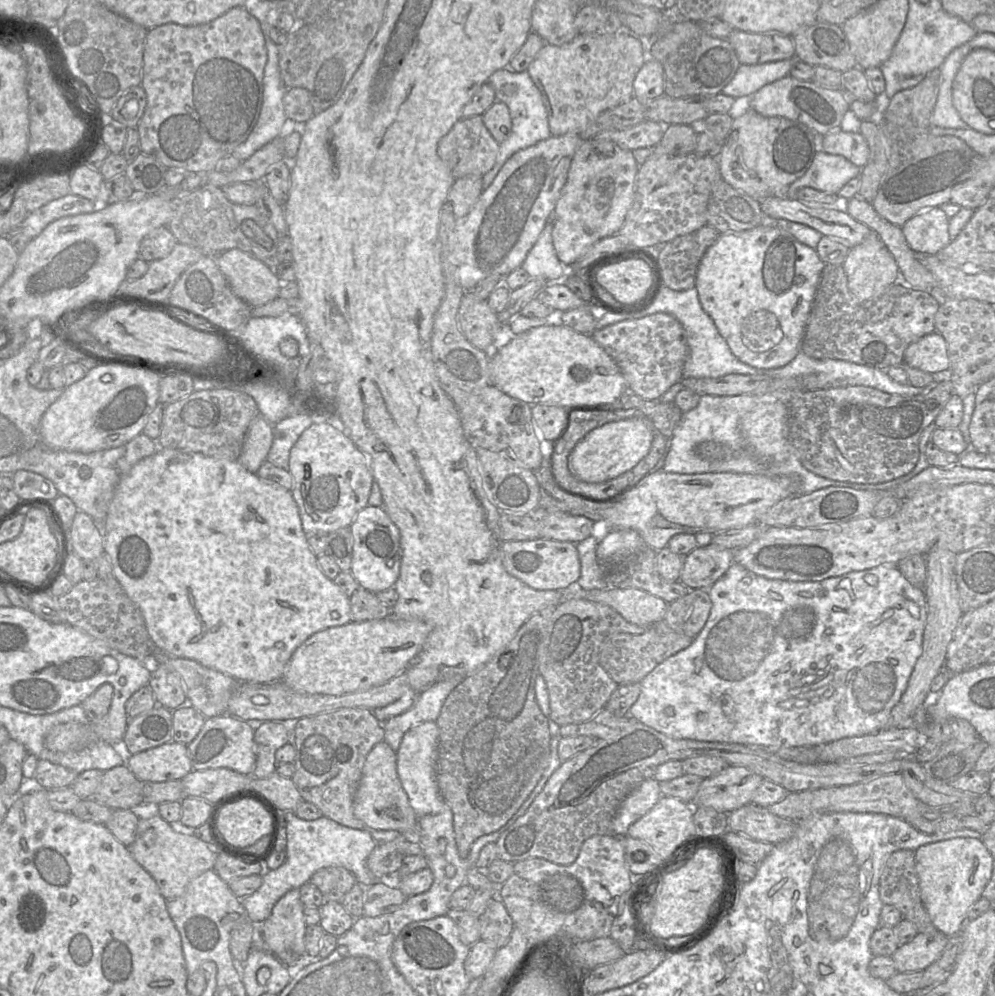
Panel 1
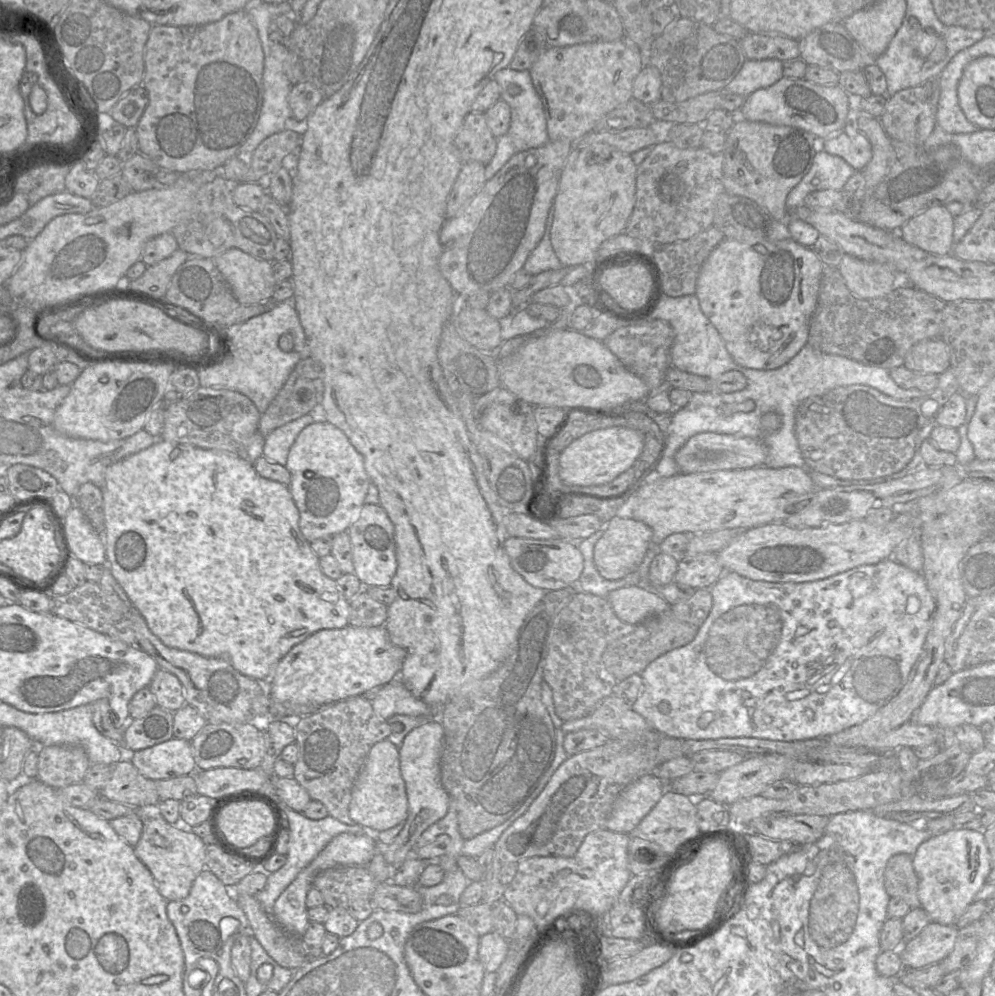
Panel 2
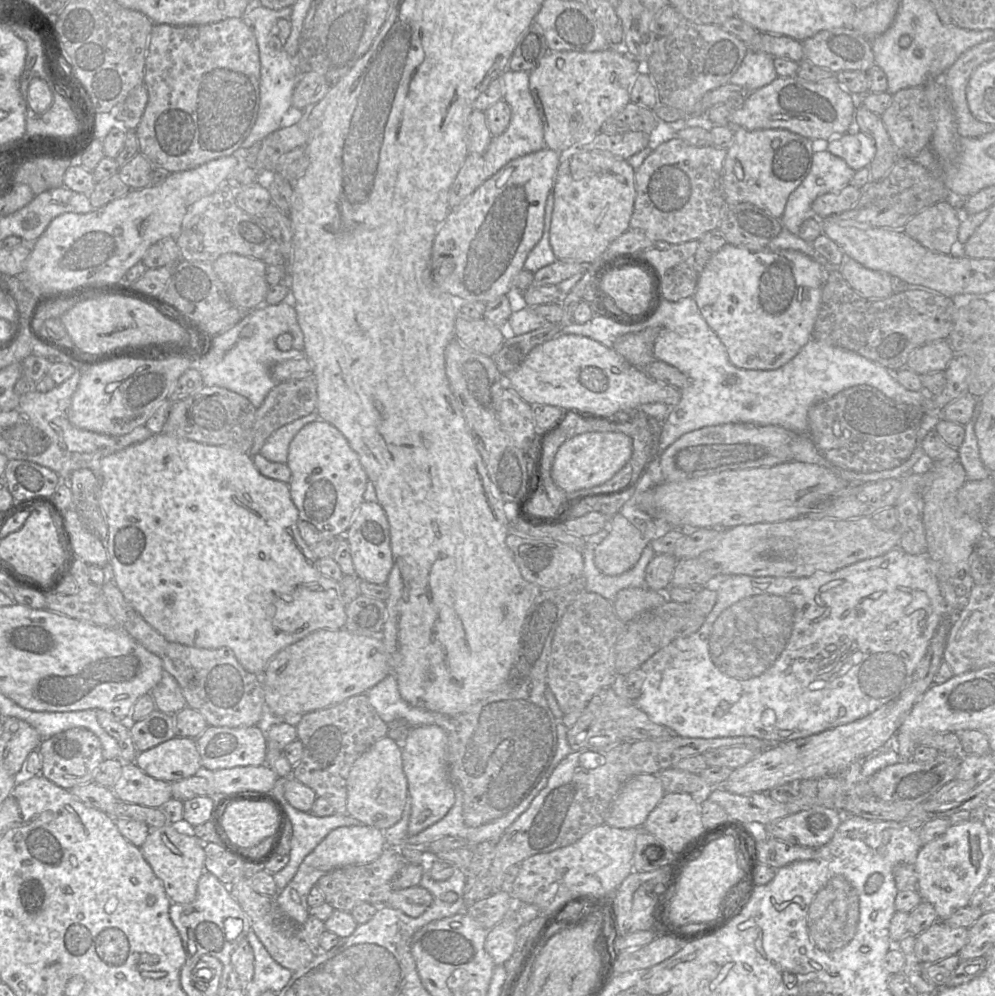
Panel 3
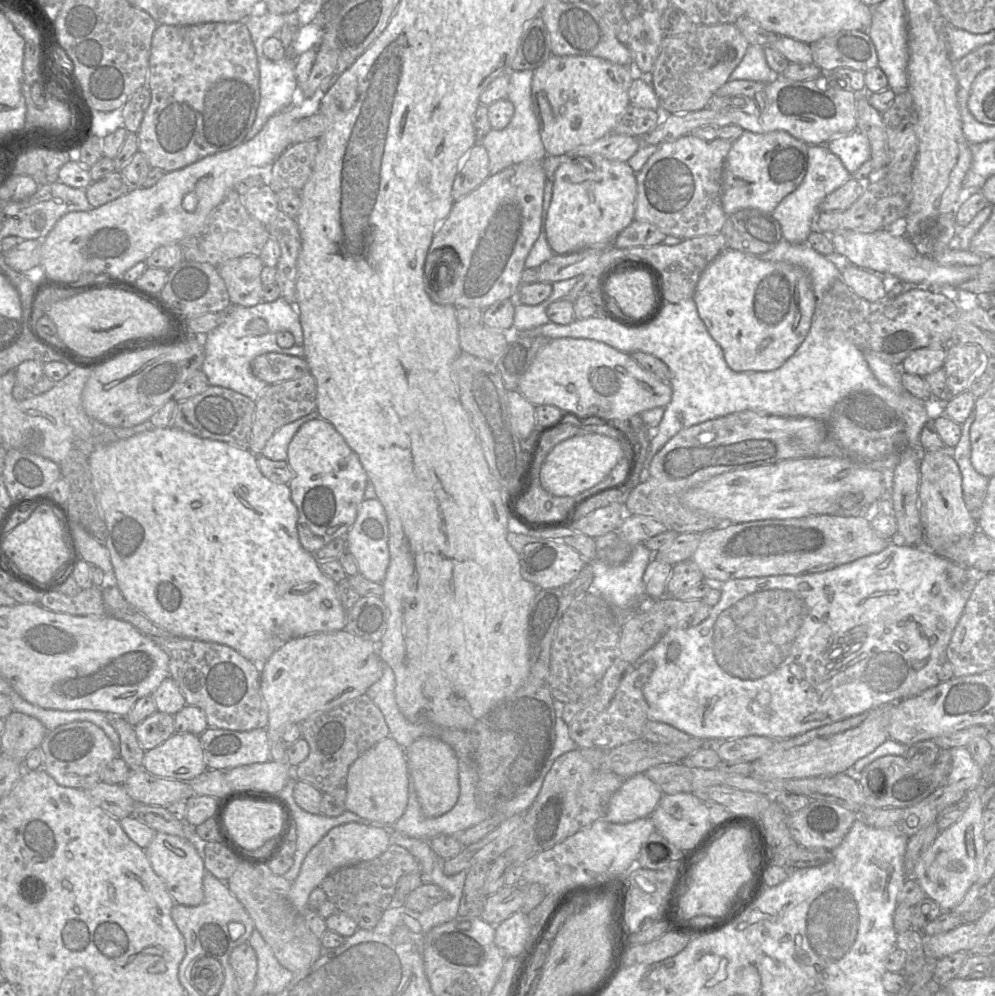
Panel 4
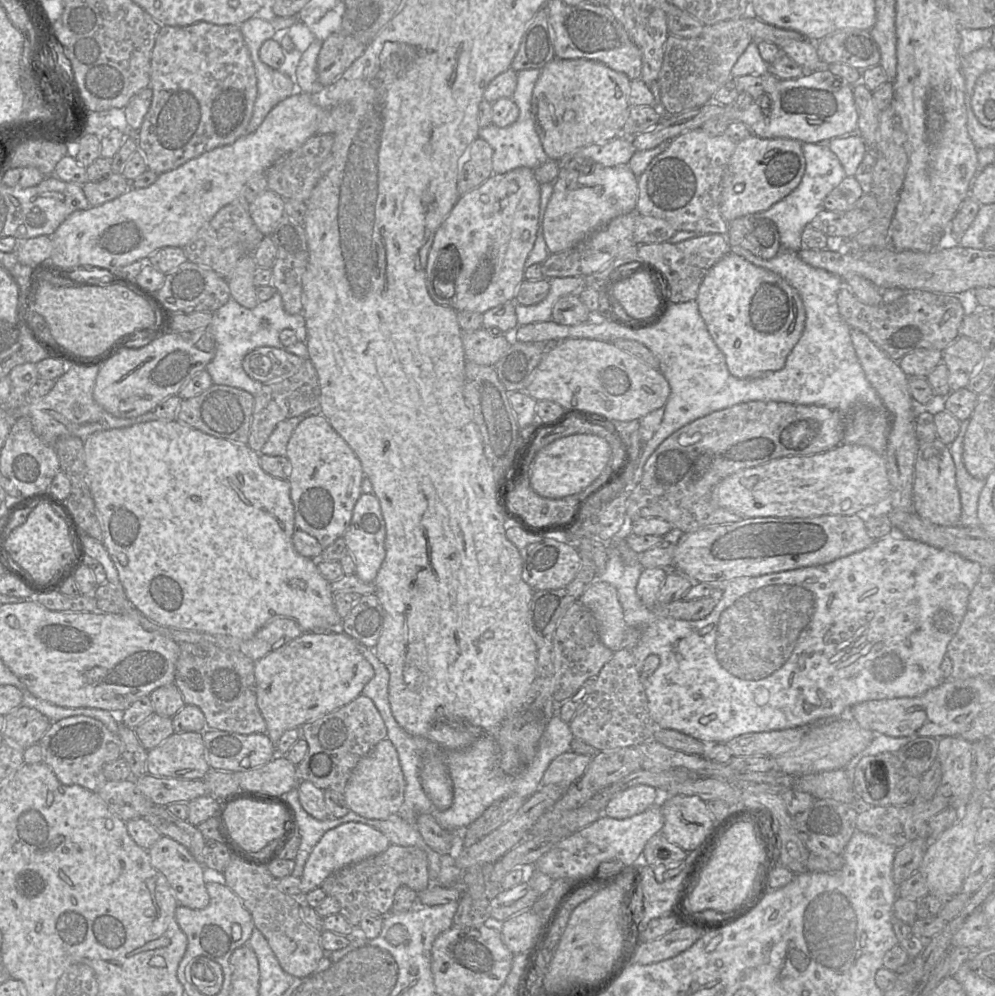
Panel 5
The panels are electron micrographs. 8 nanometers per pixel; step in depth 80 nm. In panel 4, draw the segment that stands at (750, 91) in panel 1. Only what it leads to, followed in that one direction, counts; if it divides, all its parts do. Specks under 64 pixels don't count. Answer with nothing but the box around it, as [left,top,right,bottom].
[729,44,781,83]

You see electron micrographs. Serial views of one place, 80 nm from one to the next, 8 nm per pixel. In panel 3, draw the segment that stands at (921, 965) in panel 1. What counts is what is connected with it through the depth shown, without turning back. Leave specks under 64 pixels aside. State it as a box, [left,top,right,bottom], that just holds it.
[915,921,968,964]

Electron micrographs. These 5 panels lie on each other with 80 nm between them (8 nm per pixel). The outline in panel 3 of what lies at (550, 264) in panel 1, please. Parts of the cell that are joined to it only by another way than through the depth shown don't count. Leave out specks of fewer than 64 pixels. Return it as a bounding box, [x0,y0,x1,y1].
[524,187,557,273]

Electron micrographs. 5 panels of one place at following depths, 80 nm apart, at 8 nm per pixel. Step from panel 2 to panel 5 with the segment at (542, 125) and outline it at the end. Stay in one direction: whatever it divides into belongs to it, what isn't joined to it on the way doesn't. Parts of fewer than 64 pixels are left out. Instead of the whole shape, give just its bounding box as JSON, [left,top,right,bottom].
[478,69,549,174]

